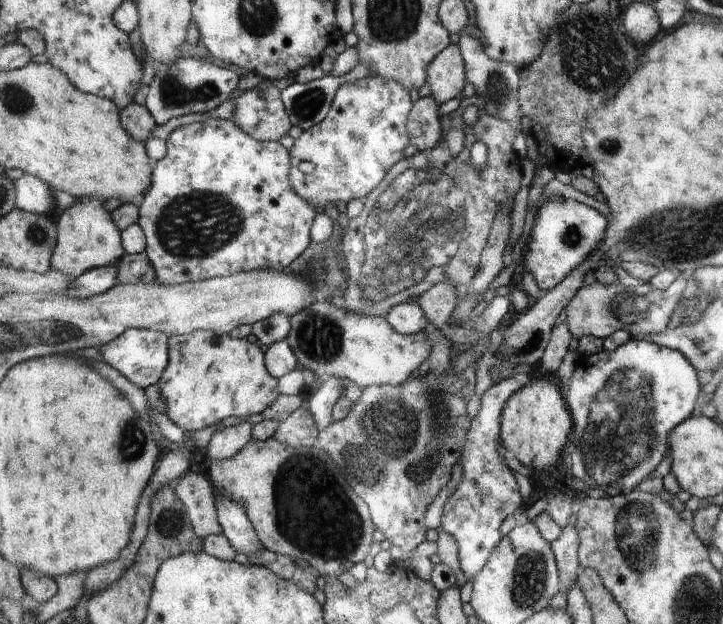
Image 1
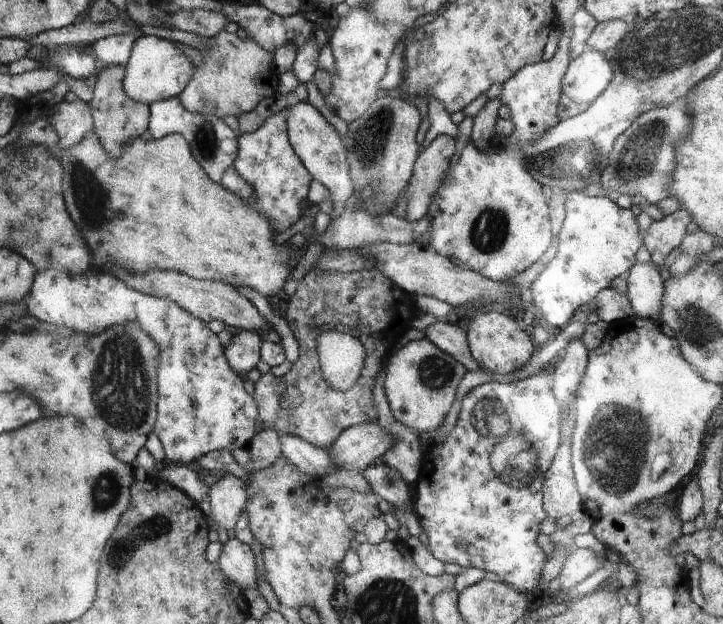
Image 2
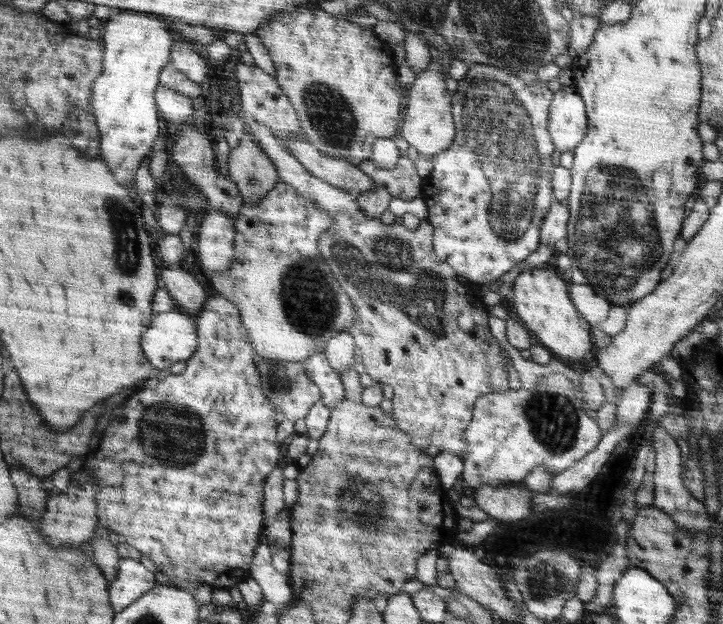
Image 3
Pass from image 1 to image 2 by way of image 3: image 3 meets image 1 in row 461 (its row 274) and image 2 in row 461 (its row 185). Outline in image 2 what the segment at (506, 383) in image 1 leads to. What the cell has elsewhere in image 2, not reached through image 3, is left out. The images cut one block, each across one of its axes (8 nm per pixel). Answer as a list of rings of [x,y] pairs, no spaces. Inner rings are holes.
[[[546,369],[542,373],[525,380],[515,380],[510,382],[510,384],[499,384],[494,381],[486,382],[486,384],[470,390],[462,400],[460,416],[456,420],[454,430],[448,434],[444,442],[441,444],[433,442],[431,448],[423,452],[423,464],[421,465],[418,479],[413,485],[416,492],[413,500],[415,512],[424,528],[423,532],[428,536],[427,548],[431,554],[444,565],[446,563],[455,563],[463,568],[472,567],[496,573],[500,577],[501,582],[508,584],[520,593],[534,590],[538,586],[540,574],[543,574],[546,566],[546,554],[538,546],[536,536],[538,536],[540,522],[543,522],[548,517],[546,508],[543,506],[543,486],[546,484],[546,474],[554,463],[555,455],[559,451],[558,446],[561,446],[560,440],[562,440],[562,436],[560,436],[562,410],[560,410],[560,406],[558,406],[558,402],[554,398],[555,394],[552,394],[553,390],[550,390],[551,377],[552,374]]]

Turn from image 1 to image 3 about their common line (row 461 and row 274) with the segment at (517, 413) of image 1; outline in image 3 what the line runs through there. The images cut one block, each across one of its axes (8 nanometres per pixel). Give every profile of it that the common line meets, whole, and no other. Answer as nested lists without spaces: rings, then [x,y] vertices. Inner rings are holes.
[[[528,267],[522,269],[513,281],[514,310],[525,328],[528,329],[539,344],[544,345],[557,356],[566,356],[570,362],[582,360],[588,354],[588,336],[590,332],[580,326],[580,316],[570,300],[568,284],[550,270]]]

